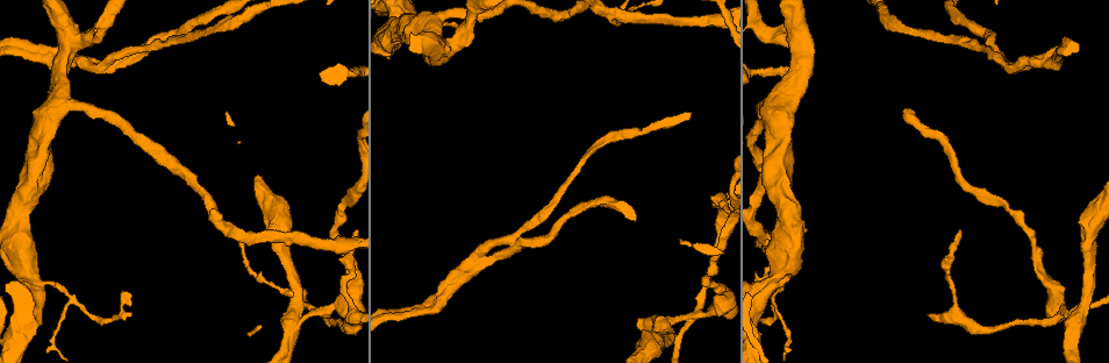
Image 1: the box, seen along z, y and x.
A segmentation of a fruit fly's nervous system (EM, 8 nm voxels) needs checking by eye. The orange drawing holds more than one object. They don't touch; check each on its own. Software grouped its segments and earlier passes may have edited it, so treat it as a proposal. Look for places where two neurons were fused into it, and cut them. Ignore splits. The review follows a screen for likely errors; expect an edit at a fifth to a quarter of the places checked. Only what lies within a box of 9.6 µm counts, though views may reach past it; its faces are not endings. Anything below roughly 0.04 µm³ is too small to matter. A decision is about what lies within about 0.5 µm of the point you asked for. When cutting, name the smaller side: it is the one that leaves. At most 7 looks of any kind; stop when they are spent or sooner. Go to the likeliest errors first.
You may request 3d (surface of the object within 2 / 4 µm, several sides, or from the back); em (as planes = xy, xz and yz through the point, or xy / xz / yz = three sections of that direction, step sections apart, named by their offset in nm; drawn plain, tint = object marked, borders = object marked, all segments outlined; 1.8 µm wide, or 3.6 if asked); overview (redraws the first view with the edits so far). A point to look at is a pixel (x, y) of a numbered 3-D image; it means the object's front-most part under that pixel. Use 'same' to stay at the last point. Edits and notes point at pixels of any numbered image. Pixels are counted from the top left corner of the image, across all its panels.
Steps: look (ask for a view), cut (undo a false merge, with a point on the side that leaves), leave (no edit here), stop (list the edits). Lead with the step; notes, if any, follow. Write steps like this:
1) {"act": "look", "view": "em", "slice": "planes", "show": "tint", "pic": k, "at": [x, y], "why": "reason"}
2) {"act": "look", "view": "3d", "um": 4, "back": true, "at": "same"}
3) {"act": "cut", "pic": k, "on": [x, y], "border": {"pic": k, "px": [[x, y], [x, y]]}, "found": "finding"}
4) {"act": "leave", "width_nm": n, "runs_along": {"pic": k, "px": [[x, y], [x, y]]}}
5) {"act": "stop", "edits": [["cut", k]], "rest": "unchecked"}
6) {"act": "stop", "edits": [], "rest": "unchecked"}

{"act": "look", "view": "3d", "um": 4, "pic": 1, "at": [617, 12], "why": "three-way junction"}

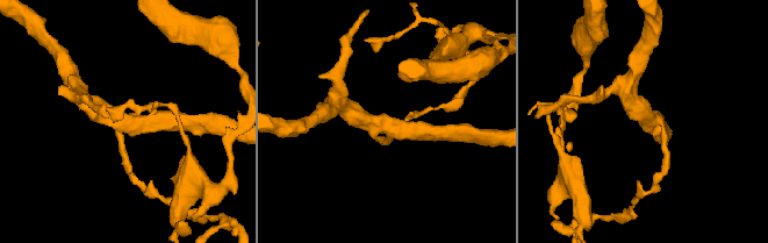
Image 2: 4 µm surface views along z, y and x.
{"act": "look", "view": "em", "slice": "planes", "show": "tint", "pic": 2, "at": [652, 123], "arms": 3}

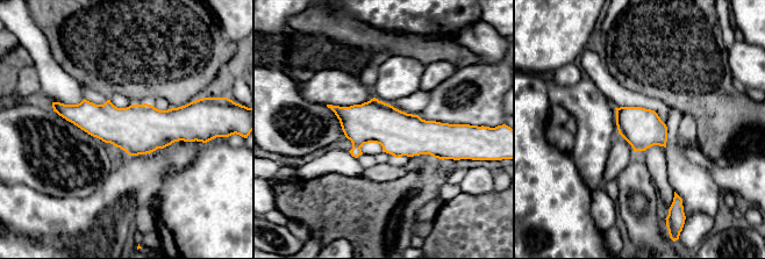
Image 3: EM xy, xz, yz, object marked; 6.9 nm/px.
{"act": "cut", "pic": 3, "on": [356, 152], "border": {"pic": 3, "px": [[359, 146], [352, 149]]}, "found": "two neurons meet here"}

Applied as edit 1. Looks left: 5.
{"act": "look", "view": "em", "slice": "planes", "show": "tint", "pic": 1, "at": [994, 49], "why": "two arms at a narrow angle"}

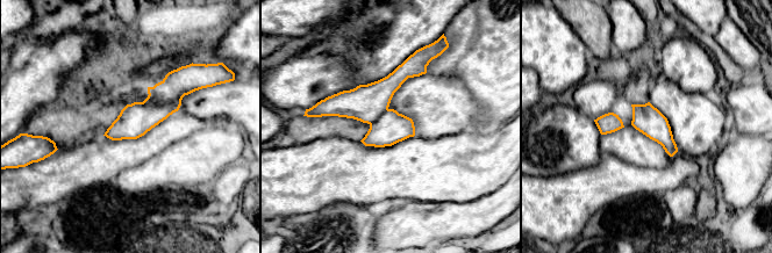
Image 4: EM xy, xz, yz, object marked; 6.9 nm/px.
{"act": "leave", "runs_along": {"pic": 4, "px": [[423, 66], [369, 103], [323, 109]]}, "found": "all the same neuron"}

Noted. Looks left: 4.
{"act": "look", "view": "em", "um": 3.6, "slice": "planes", "show": "tint", "pic": 1, "at": [324, 312], "why": "thick turns thin"}

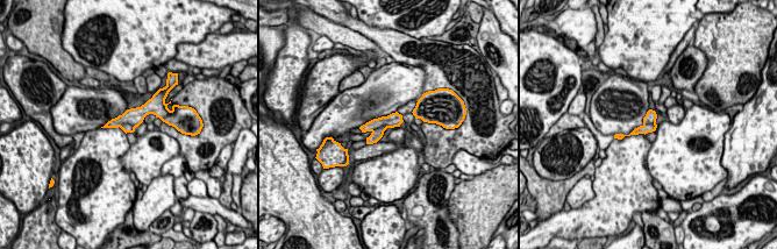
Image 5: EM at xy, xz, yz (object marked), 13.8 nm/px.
{"act": "cut", "pic": 5, "on": [127, 128], "border": {"pic": 5, "px": [[120, 126], [129, 123], [135, 127]]}, "found": "two neurons meet here"}

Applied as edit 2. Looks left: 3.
{"act": "stop", "edits": [["cut", 3], ["cut", 5]], "rest": "unchecked"}

